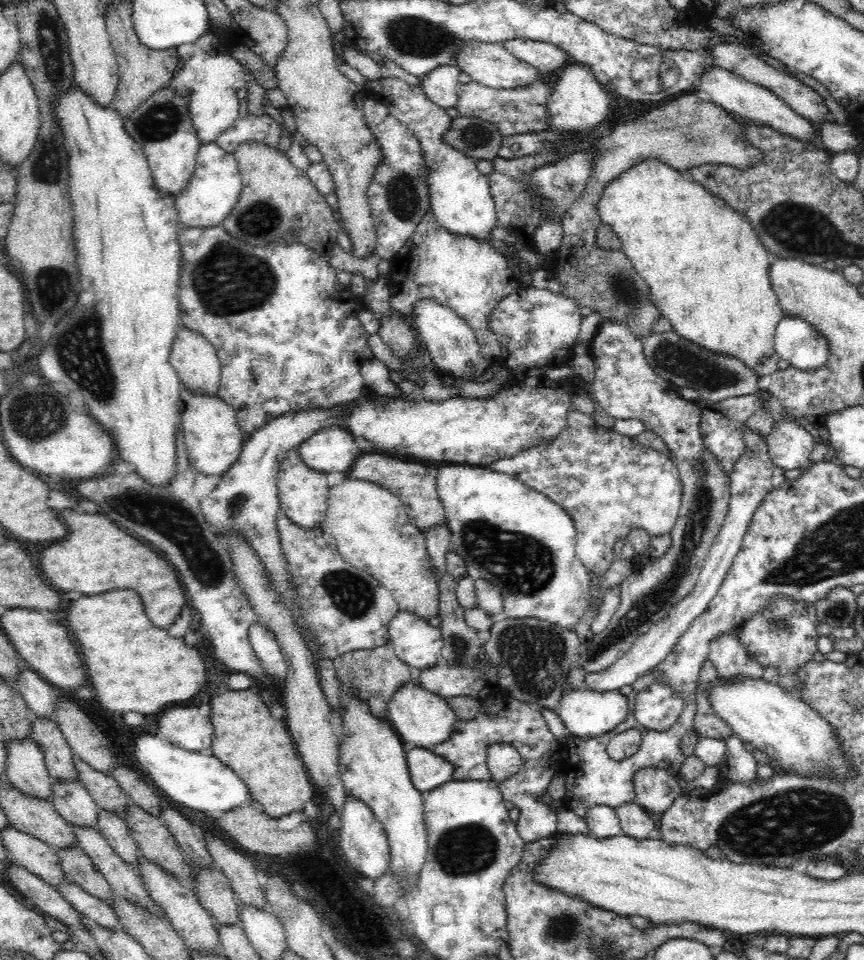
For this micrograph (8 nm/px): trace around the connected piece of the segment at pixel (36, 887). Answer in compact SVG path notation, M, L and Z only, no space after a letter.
M10 860L10 866L5 867L5 876L9 876L10 882L22 895L32 900L32 906L39 912L50 914L66 926L86 927L84 916L62 898L58 889L28 872L23 866L18 866Z

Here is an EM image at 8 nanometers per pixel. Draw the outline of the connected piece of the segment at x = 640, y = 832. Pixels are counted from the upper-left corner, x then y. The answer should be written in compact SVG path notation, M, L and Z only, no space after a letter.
M635 801L623 803L622 806L615 808L615 812L621 825L622 835L644 839L648 838L650 831L655 829L653 814Z

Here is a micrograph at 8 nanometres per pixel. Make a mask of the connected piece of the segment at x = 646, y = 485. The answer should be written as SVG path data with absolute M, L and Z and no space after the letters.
M577 409L568 414L566 427L557 436L558 438L552 438L548 442L540 442L538 446L528 446L526 450L520 450L520 454L514 458L500 458L490 462L488 467L490 470L515 477L528 488L541 492L572 517L577 532L575 551L591 574L589 607L573 628L582 641L579 649L582 651L587 649L585 646L595 635L590 630L590 623L598 614L599 606L596 605L596 600L600 600L600 582L616 558L614 544L618 538L626 537L632 528L645 530L650 536L671 532L678 518L683 484L670 450L662 452L644 448L641 444L636 444L630 436L624 436L615 430L600 428L593 417Z

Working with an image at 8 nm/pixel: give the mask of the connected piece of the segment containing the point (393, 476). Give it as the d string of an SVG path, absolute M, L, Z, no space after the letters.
M366 452L366 456L359 456L352 465L347 476L354 476L366 482L376 483L395 494L405 506L411 523L424 533L432 526L442 524L447 520L446 509L442 506L436 490L436 468L428 463L403 458L390 458L386 454Z

